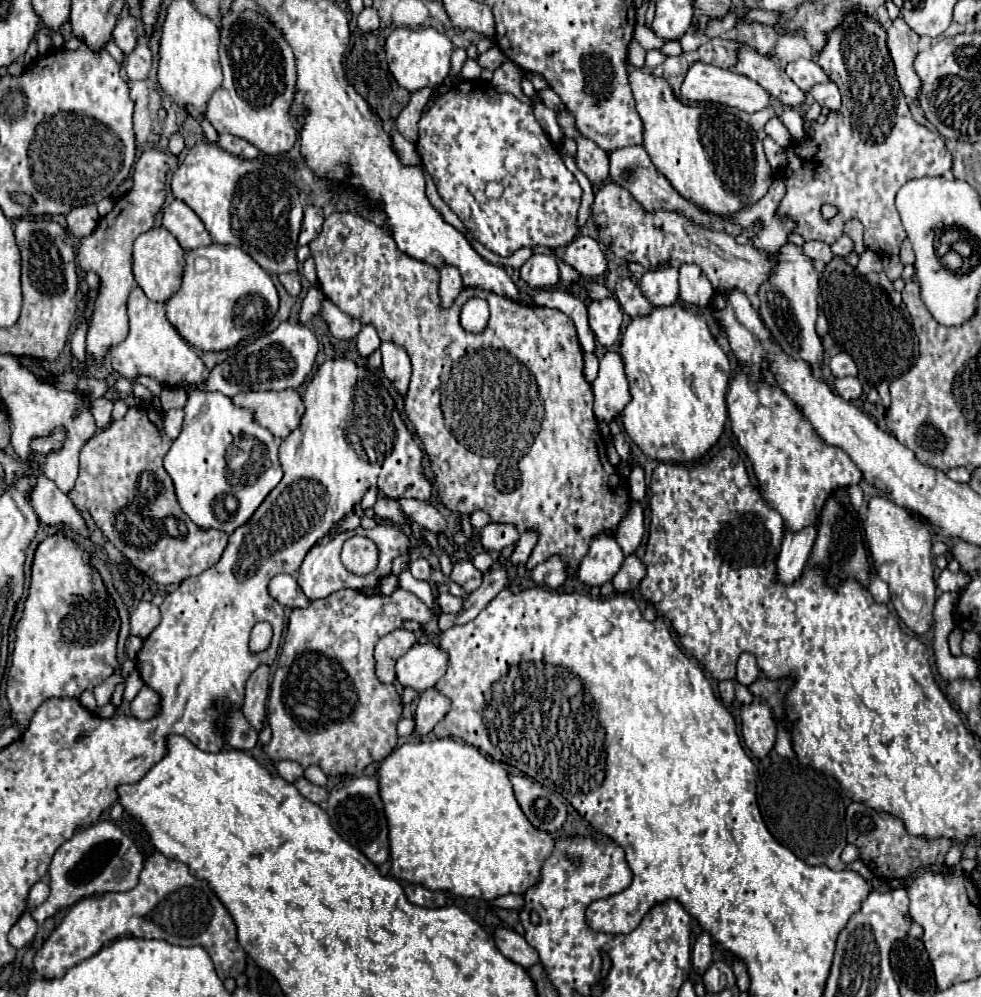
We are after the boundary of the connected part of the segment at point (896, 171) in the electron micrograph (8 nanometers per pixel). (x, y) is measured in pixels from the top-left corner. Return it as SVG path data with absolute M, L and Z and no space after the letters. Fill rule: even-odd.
M850 14L844 24L840 24L840 28L836 28L836 32L832 32L832 36L828 38L828 44L826 48L822 50L820 54L820 60L818 64L822 66L822 70L828 74L828 76L836 76L836 84L840 86L840 92L842 92L842 108L836 110L836 112L830 112L826 122L824 124L818 124L816 120L810 122L810 132L806 132L806 136L802 140L796 140L790 148L786 148L786 168L782 168L782 172L778 176L782 176L786 180L786 196L782 198L780 206L778 206L778 216L780 218L790 218L796 226L792 228L792 234L800 234L804 240L822 240L826 244L832 244L834 240L838 240L842 236L842 230L844 230L844 224L848 220L860 220L862 226L864 226L864 246L880 256L890 256L890 254L898 254L900 252L900 244L904 242L906 238L906 232L904 232L904 226L900 222L900 216L898 216L898 210L894 206L894 196L896 192L908 182L908 180L914 180L914 178L924 178L924 176L942 176L946 170L952 168L952 156L950 152L946 150L946 144L942 140L940 134L928 130L926 126L920 126L918 122L914 122L914 118L910 116L910 110L908 110L908 104L904 100L904 94L900 90L900 84L896 80L896 74L894 74L894 64L892 64L892 58L888 54L888 48L886 48L886 30L874 20L874 18L866 18L862 14ZM822 204L834 204L838 206L840 214L832 220L832 222L826 222L820 214L820 206Z

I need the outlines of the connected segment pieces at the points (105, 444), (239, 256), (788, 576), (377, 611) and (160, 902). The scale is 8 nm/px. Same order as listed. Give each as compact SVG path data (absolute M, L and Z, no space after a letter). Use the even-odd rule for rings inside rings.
M128 408L122 420L112 422L102 432L94 434L80 450L80 474L76 488L68 494L76 508L86 508L102 534L150 580L170 586L180 584L184 578L198 576L214 566L226 550L228 534L220 530L200 530L176 504L174 486L162 466L164 454L170 450L172 440L164 432L162 414L154 408Z
M210 244L186 252L186 266L182 272L182 284L178 292L166 302L166 318L176 326L180 336L194 348L202 352L218 352L236 346L242 338L248 338L260 332L278 312L278 292L266 270L262 270L246 252L236 246ZM196 262L202 262L204 268L198 270Z
M806 526L798 532L788 530L782 540L782 550L778 556L778 580L782 584L792 584L796 578L800 578L802 570L808 564L810 550L816 540L816 526Z
M346 588L324 600L310 602L304 610L292 610L270 686L268 724L272 728L272 740L266 746L266 754L272 760L294 760L304 768L316 764L326 776L356 774L366 766L384 760L396 748L396 724L400 720L402 706L396 686L380 684L376 680L372 652L382 636L402 628L406 620L430 622L430 610L414 594L404 592L402 588L394 590L390 596L366 596L358 590Z
M152 852L144 860L136 888L128 892L108 892L76 902L60 926L50 934L34 956L34 968L42 978L60 978L78 962L96 954L104 944L124 938L158 938L176 946L202 946L214 962L220 980L234 978L246 968L246 952L236 940L236 926L224 904L206 880L188 872L188 866Z

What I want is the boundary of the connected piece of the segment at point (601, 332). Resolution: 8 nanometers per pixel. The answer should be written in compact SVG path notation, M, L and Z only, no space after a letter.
M604 298L598 302L592 302L588 306L588 322L590 328L596 336L596 340L610 348L618 336L620 336L620 326L622 326L622 308L616 298Z

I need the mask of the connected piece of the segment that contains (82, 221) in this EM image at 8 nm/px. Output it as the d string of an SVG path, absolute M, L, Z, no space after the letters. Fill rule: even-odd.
M94 204L74 208L74 210L66 216L68 230L70 230L70 234L74 234L76 238L90 236L90 234L96 230L98 220L100 220L100 216L98 216L98 210L96 210Z

